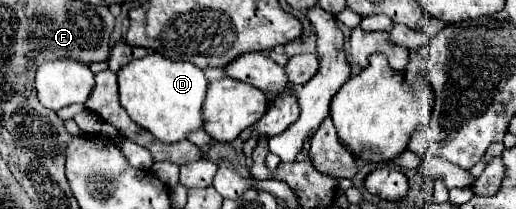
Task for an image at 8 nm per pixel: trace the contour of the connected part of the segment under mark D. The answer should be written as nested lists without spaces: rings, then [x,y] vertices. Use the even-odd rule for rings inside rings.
[[[152,52],[140,60],[132,60],[118,72],[122,108],[138,126],[146,128],[166,144],[184,140],[188,132],[202,128],[202,104],[206,98],[206,88],[208,80],[198,66],[190,62],[168,60],[166,56],[162,58],[158,52]]]

